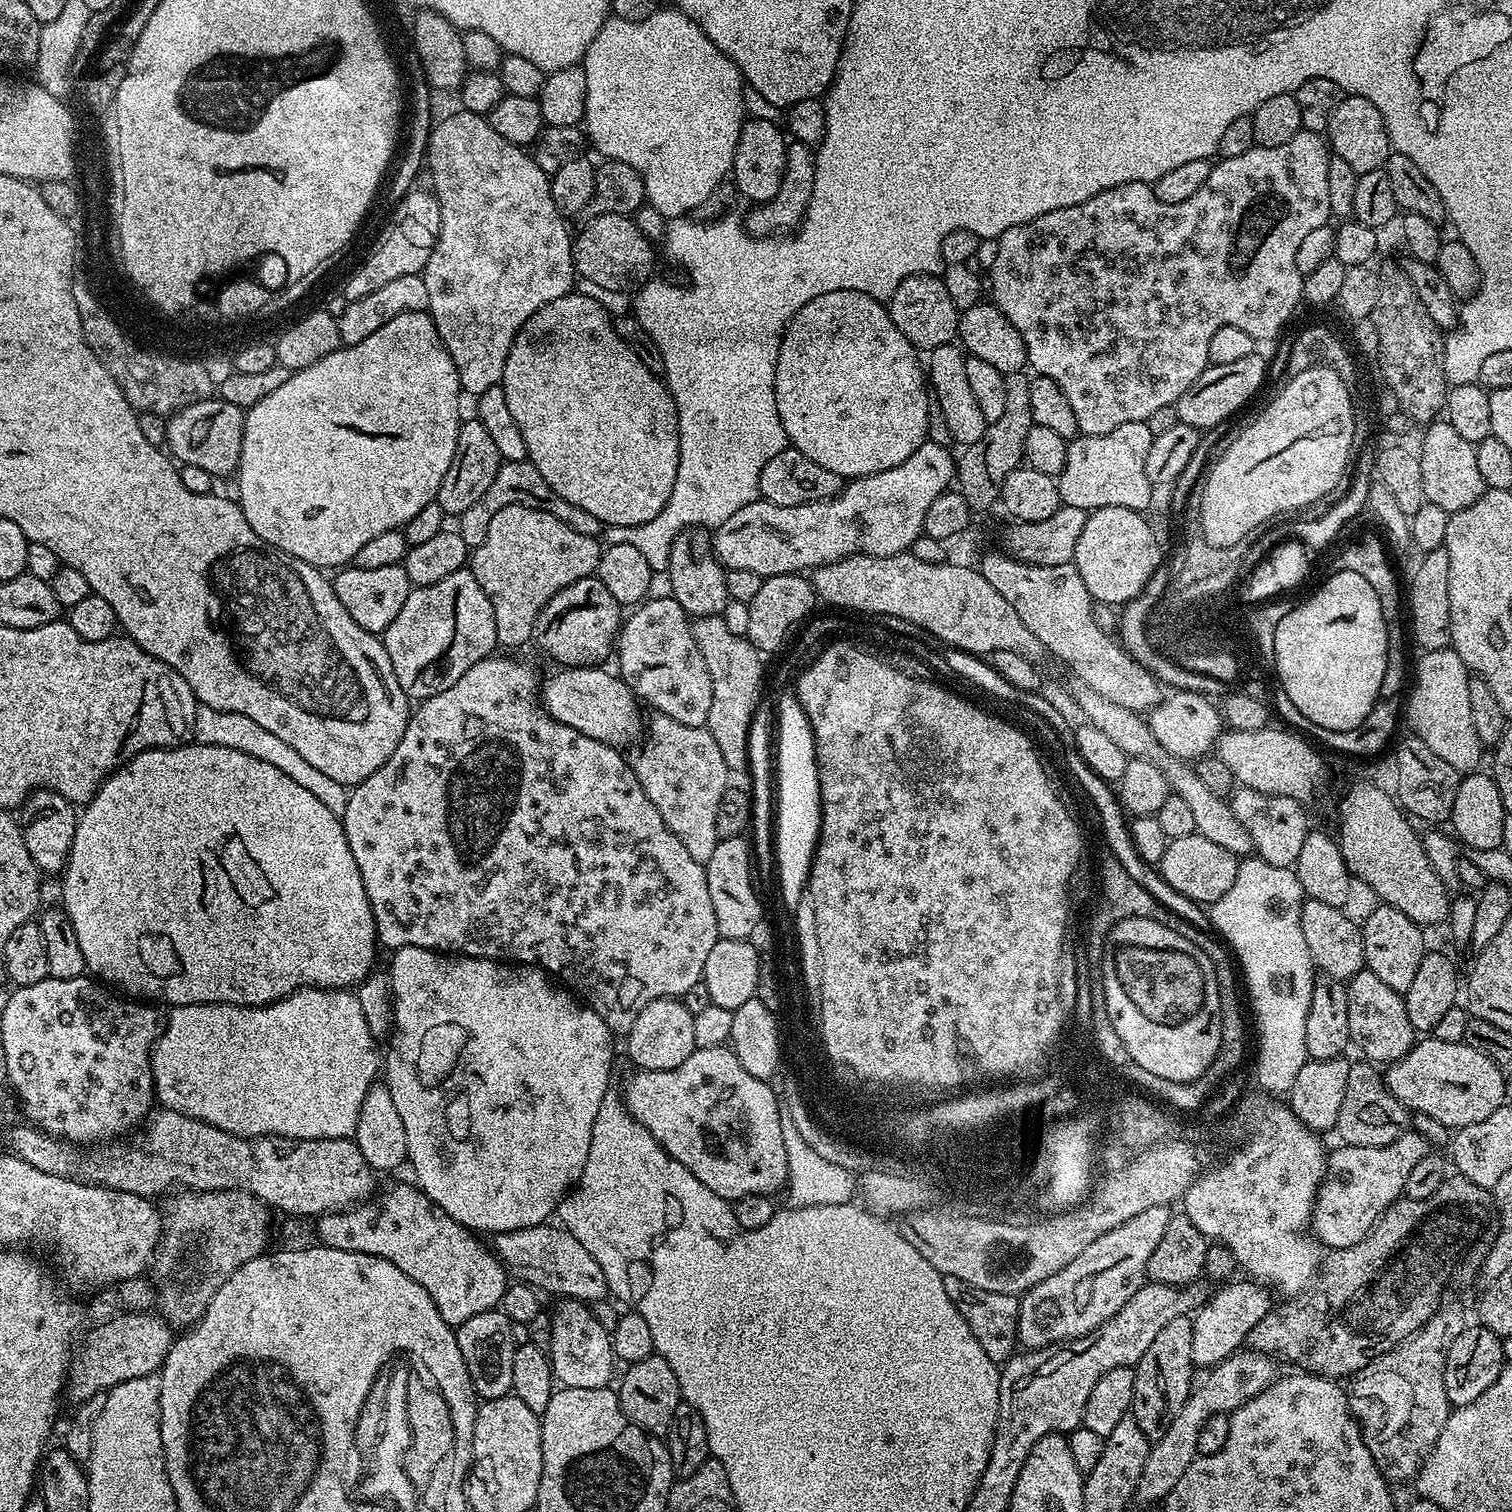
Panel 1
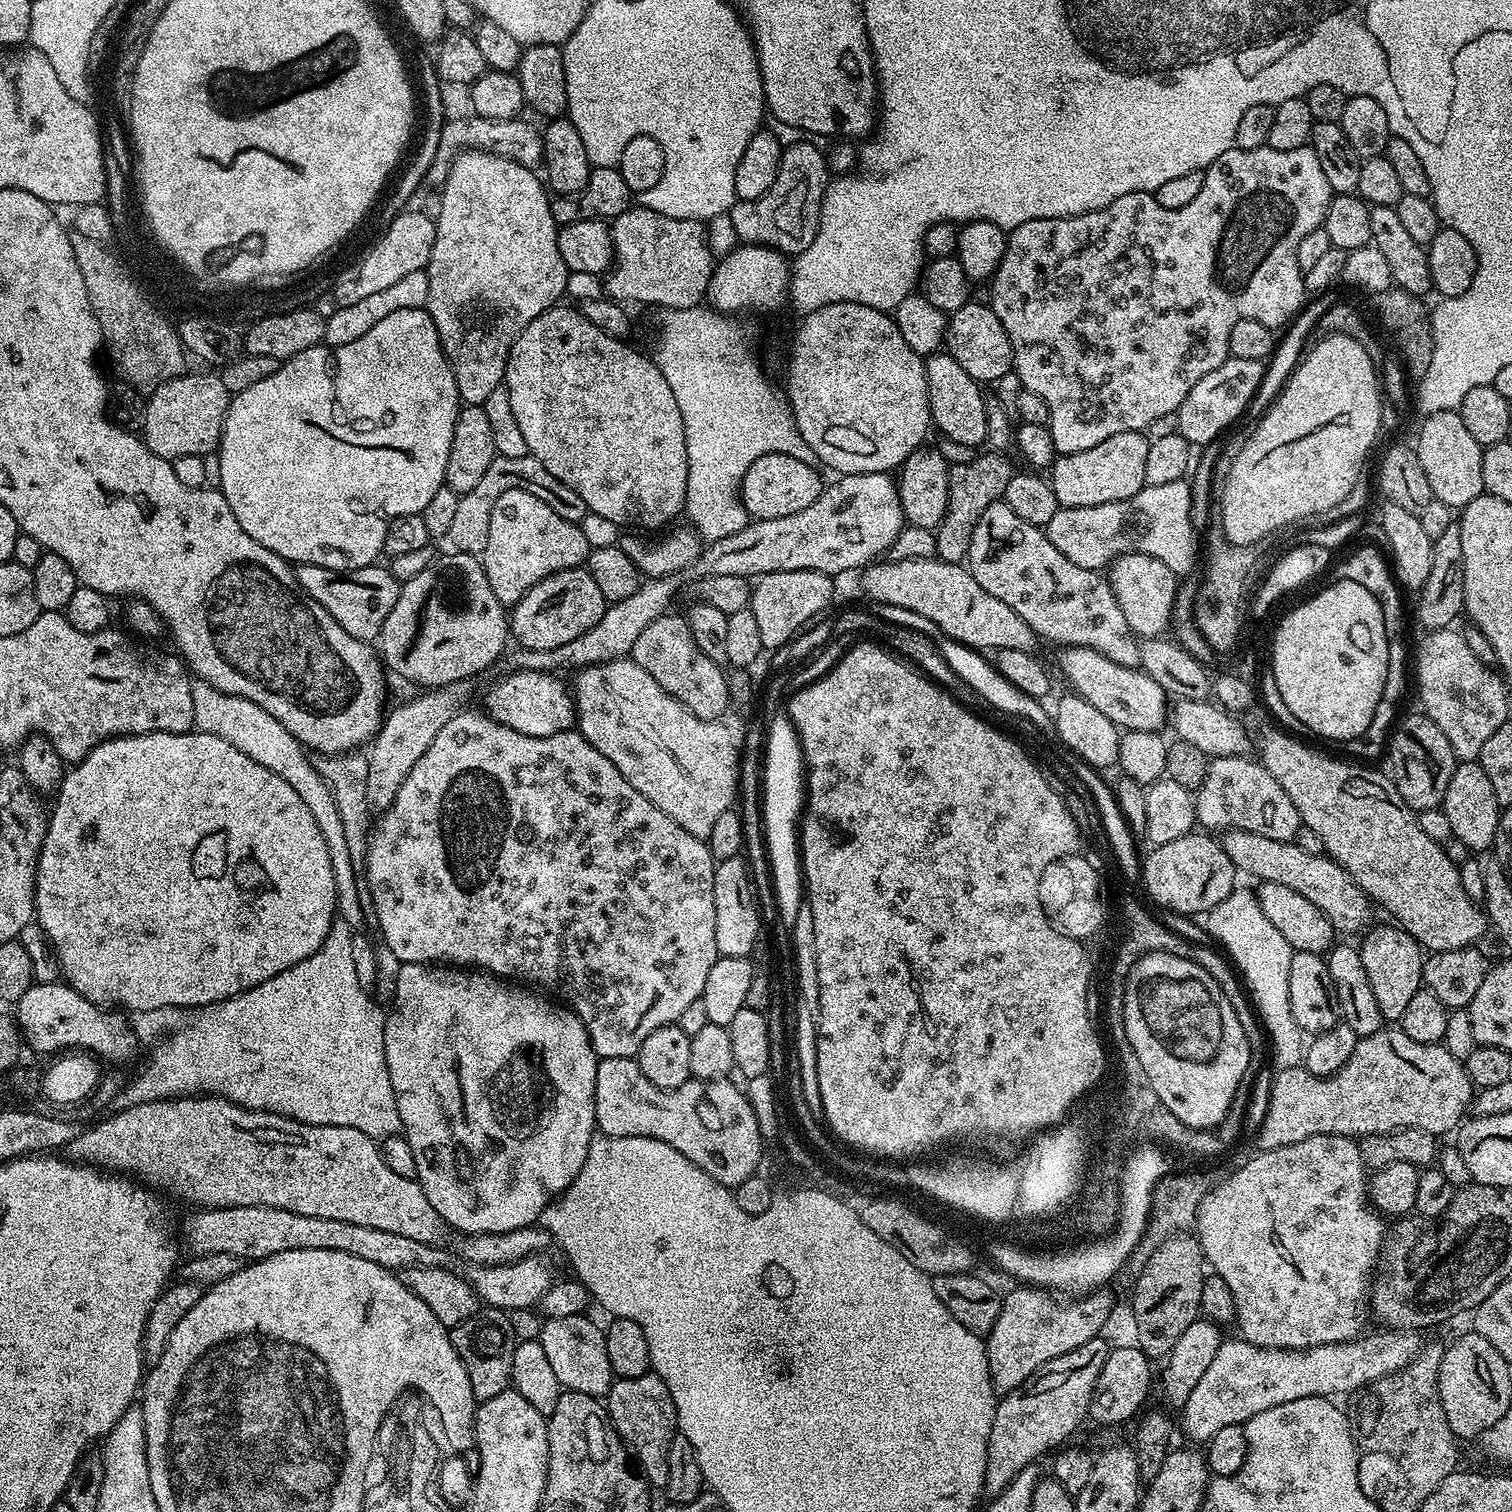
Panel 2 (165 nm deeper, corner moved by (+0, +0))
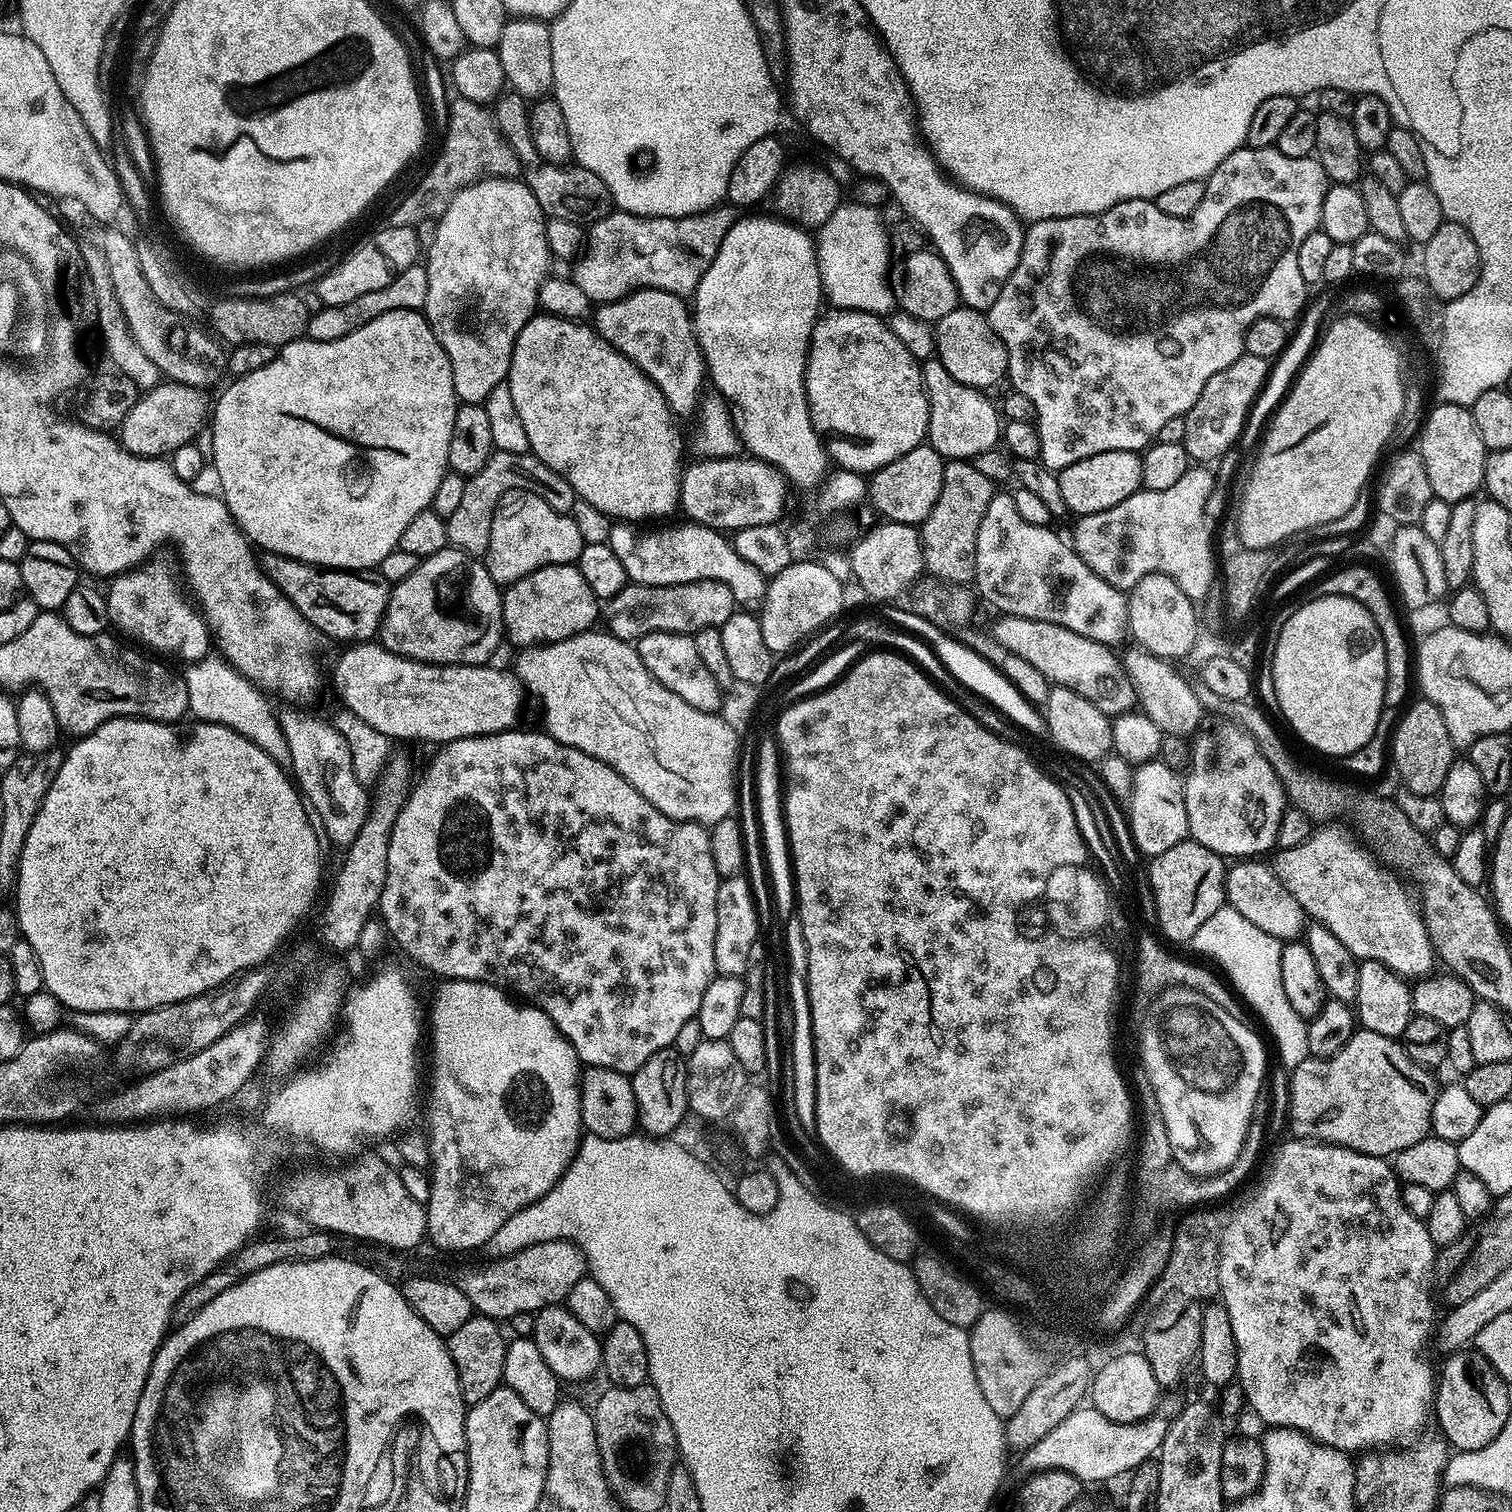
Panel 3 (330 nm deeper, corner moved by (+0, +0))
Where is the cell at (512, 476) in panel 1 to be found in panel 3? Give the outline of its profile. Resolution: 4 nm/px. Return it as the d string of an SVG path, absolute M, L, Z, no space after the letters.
M493 451L492 456L478 470L478 474L466 479L466 491L454 514L446 518L448 526L448 542L451 547L462 550L467 556L483 557L488 550L490 542L490 522L494 518L494 510L498 506L501 496L505 496L510 490L530 490L546 502L546 506L554 506L554 510L571 513L572 507L578 504L576 491L550 466L546 466L538 457L525 454L506 454L505 452Z

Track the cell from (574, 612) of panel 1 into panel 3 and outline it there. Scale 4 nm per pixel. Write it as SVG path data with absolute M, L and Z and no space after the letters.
M551 564L534 570L526 578L507 585L502 595L504 630L509 641L520 644L516 646L553 644L577 636L589 631L602 612L594 590L586 586L586 578L582 578L576 564Z

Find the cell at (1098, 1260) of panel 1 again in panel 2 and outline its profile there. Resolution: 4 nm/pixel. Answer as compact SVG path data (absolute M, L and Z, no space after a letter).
M1018 1286L1018 1289L1010 1293L1009 1296L1003 1297L998 1318L992 1329L986 1333L988 1369L992 1386L997 1393L1014 1391L1019 1384L1024 1384L1026 1378L1033 1376L1036 1370L1046 1362L1056 1361L1062 1354L1097 1339L1101 1335L1103 1323L1106 1322L1106 1318L1110 1317L1114 1305L1114 1298L1108 1293L1108 1290L1091 1291L1073 1299L1076 1301L1068 1305L1059 1304L1054 1297L1056 1296L1035 1286Z

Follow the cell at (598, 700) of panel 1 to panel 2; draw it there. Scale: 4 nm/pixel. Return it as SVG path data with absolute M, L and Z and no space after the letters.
M512 670L484 696L483 711L492 719L527 736L549 736L569 731L576 723L576 705L573 693L550 672Z

